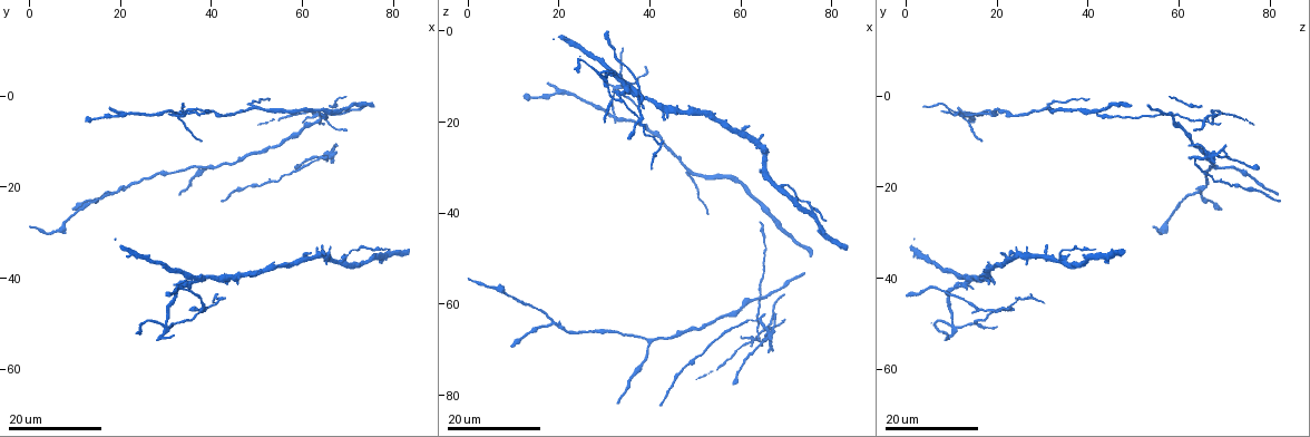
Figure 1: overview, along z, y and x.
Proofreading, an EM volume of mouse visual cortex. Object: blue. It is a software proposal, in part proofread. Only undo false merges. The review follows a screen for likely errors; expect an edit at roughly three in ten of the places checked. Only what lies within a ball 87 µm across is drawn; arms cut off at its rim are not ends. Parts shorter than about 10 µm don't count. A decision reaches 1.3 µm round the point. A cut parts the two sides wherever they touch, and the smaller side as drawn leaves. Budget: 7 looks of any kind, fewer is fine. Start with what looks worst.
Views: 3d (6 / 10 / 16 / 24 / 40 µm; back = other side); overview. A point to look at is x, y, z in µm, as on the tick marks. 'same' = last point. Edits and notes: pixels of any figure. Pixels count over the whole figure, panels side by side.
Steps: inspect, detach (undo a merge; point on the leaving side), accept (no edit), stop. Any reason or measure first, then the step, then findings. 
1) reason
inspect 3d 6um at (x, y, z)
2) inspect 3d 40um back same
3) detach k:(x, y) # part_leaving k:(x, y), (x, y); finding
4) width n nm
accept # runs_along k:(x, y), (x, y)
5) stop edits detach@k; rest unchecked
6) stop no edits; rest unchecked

four arms meet
inspect 3d 24um at (64.5, 4.5, 58.5)

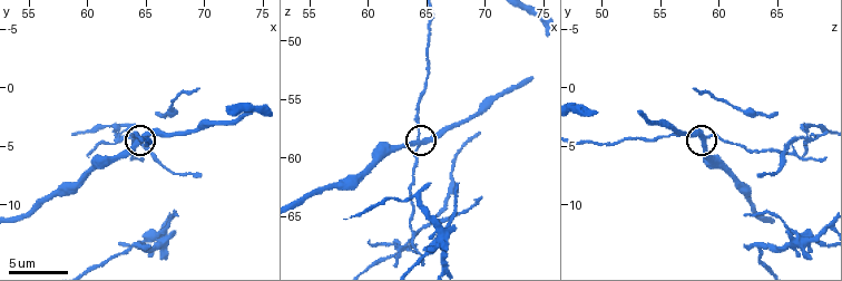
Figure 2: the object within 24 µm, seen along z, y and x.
closer look
inspect 3d 6um at (64.2, 4.6, 58.6)

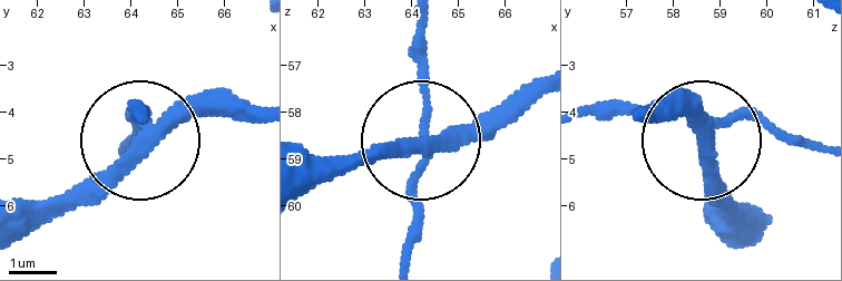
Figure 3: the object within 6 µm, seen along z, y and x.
detach 3:(420, 78) # two neurons meet here

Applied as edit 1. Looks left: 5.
inspect overview

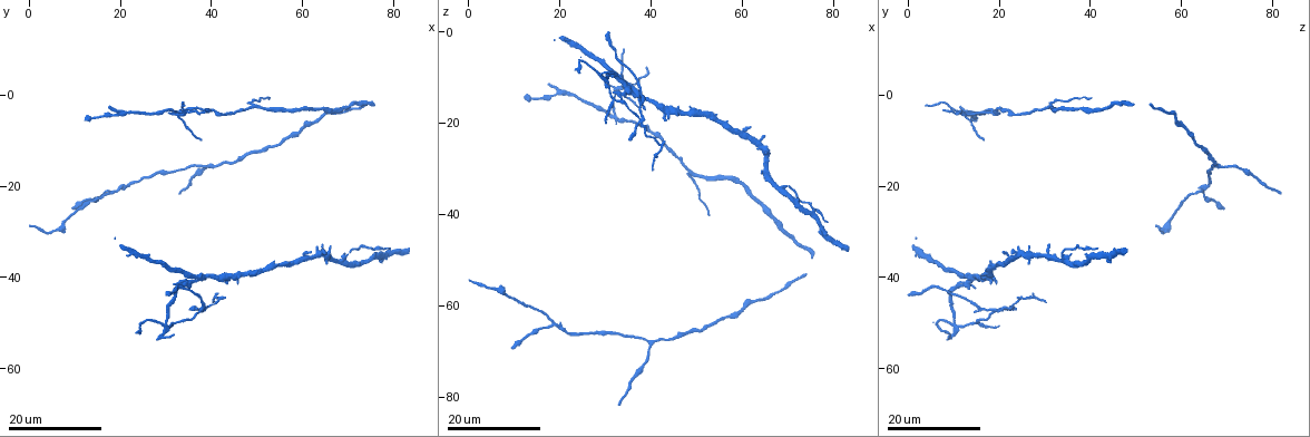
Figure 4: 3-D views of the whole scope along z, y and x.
three arms meet
inspect 3d 24um at (32.0, 4.0, 18.5)

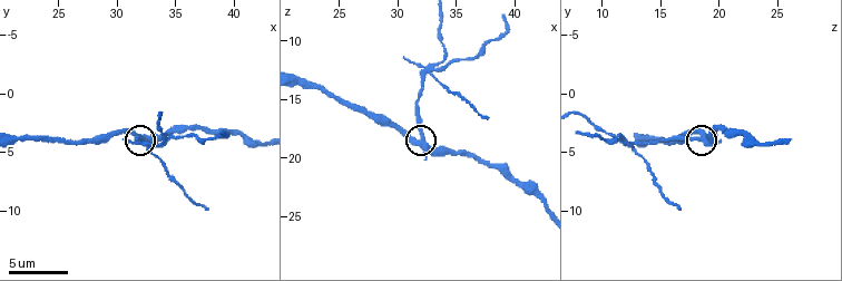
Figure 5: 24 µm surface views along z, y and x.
inspect 3d 10um at (32.2, 3.8, 18.0)

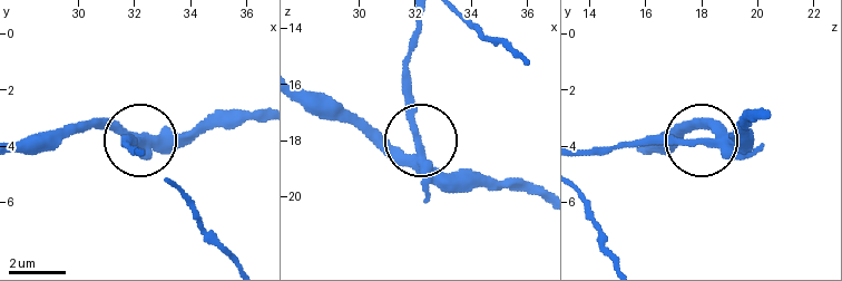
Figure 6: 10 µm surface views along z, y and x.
inspect 3d 6um at (32.1, 3.9, 18.1)

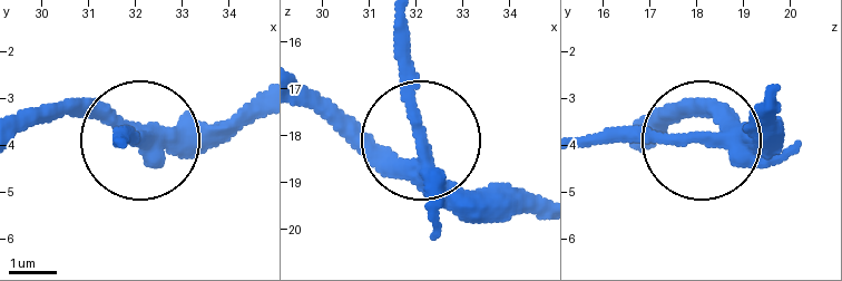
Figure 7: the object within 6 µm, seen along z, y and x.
width 270 nm
detach 7:(407, 105) # part_leaving 7:(433, 170), (410, 89), (410, 18); a second neuron is stuck on

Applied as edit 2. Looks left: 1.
stop edits detach@3, detach@7; rest unchecked

